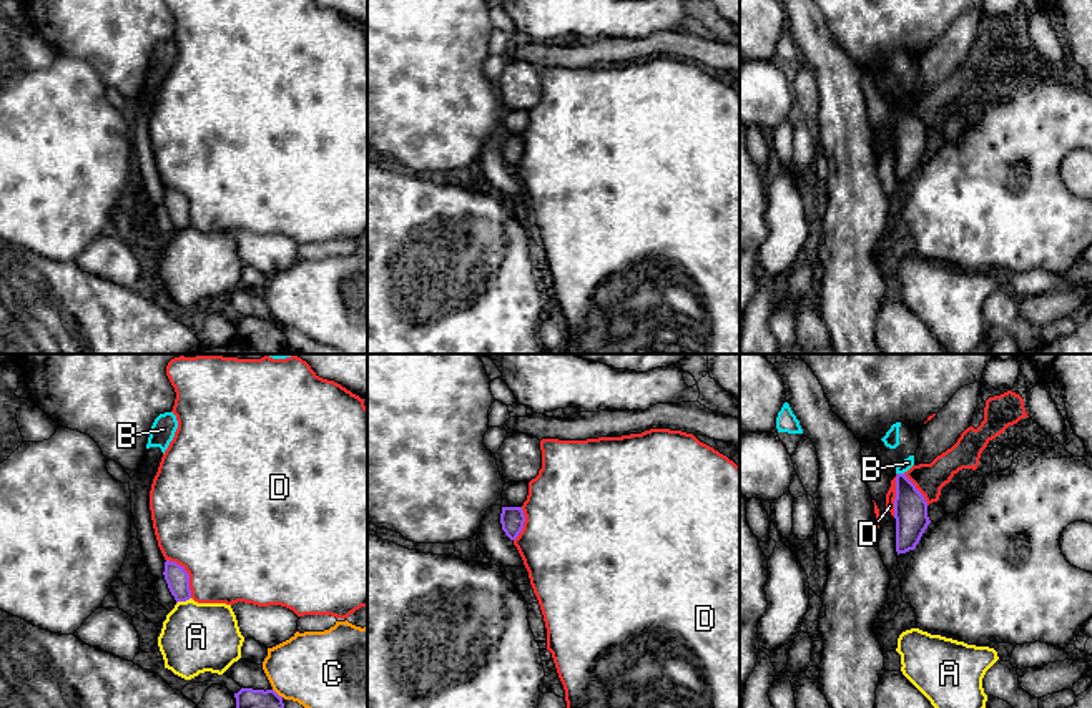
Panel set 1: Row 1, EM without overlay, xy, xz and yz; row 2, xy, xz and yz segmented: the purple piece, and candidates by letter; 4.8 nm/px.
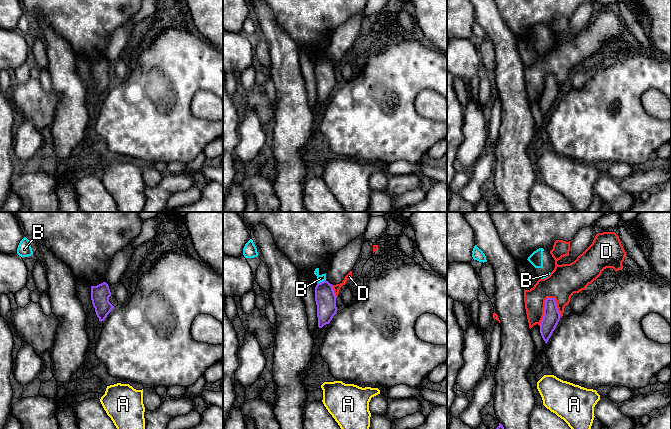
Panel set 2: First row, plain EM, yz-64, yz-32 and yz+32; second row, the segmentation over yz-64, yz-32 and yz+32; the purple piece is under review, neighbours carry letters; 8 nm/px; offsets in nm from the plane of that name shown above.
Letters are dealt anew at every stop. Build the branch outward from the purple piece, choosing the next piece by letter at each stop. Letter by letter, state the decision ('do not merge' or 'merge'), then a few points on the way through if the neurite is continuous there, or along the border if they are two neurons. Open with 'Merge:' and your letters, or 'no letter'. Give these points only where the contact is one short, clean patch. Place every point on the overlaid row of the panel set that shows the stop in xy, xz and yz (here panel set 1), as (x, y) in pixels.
Merge: no letter
A: do not merge
B: do not merge; border yz (898, 472), (903, 474)
C: do not merge
D: do not merge

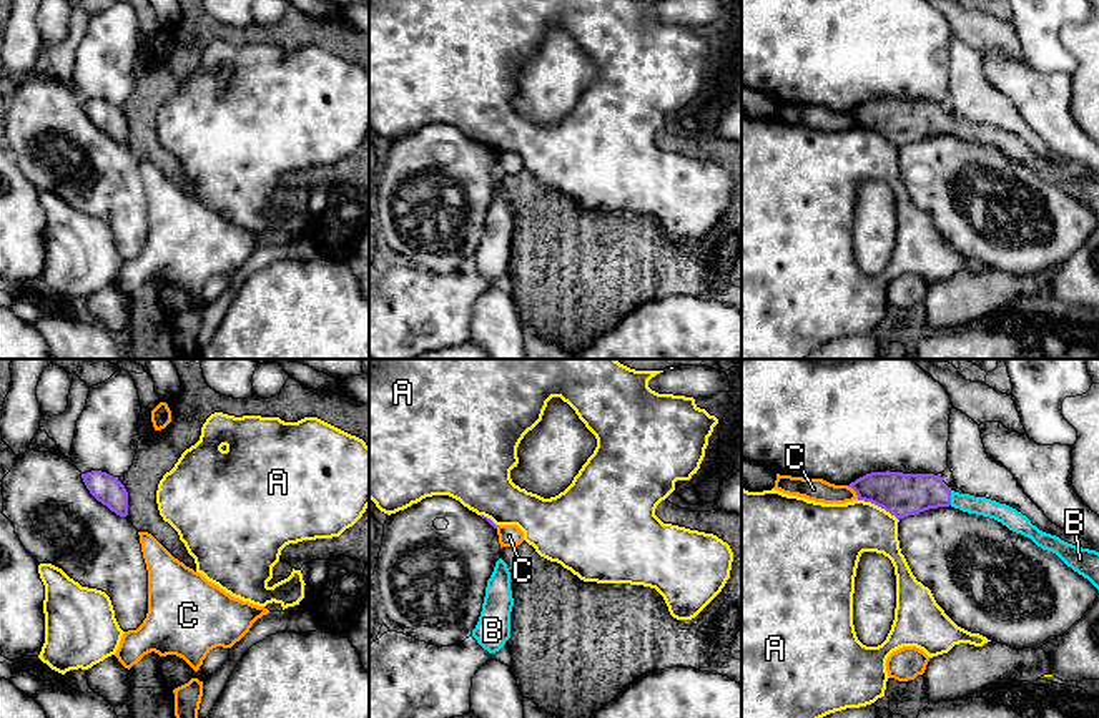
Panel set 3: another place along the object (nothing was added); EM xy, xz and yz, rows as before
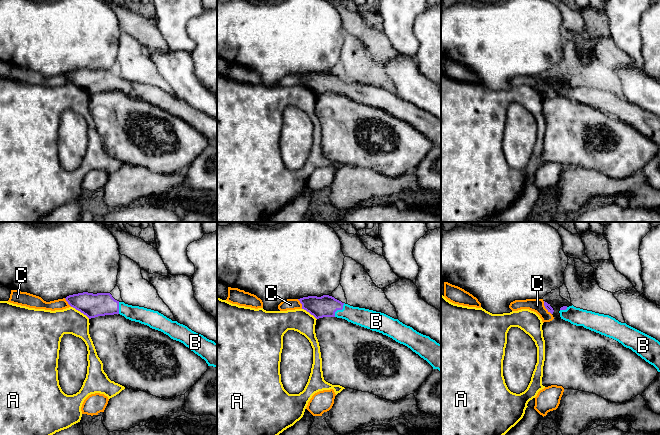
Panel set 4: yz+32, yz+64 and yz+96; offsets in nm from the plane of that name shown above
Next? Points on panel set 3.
Merge: B
A: do not merge
B: merge; way yz (900, 494), (940, 494), (950, 497), (980, 506)
C: do not merge

